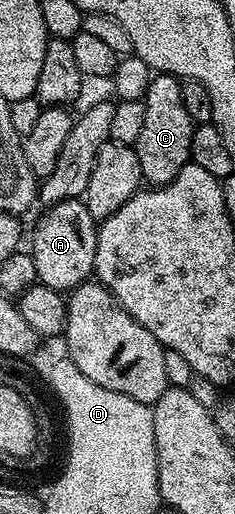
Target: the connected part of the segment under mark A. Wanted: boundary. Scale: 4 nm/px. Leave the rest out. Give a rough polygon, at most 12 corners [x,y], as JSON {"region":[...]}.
{"region":[[82,199],[50,205],[29,251],[36,281],[70,293],[95,271]]}

